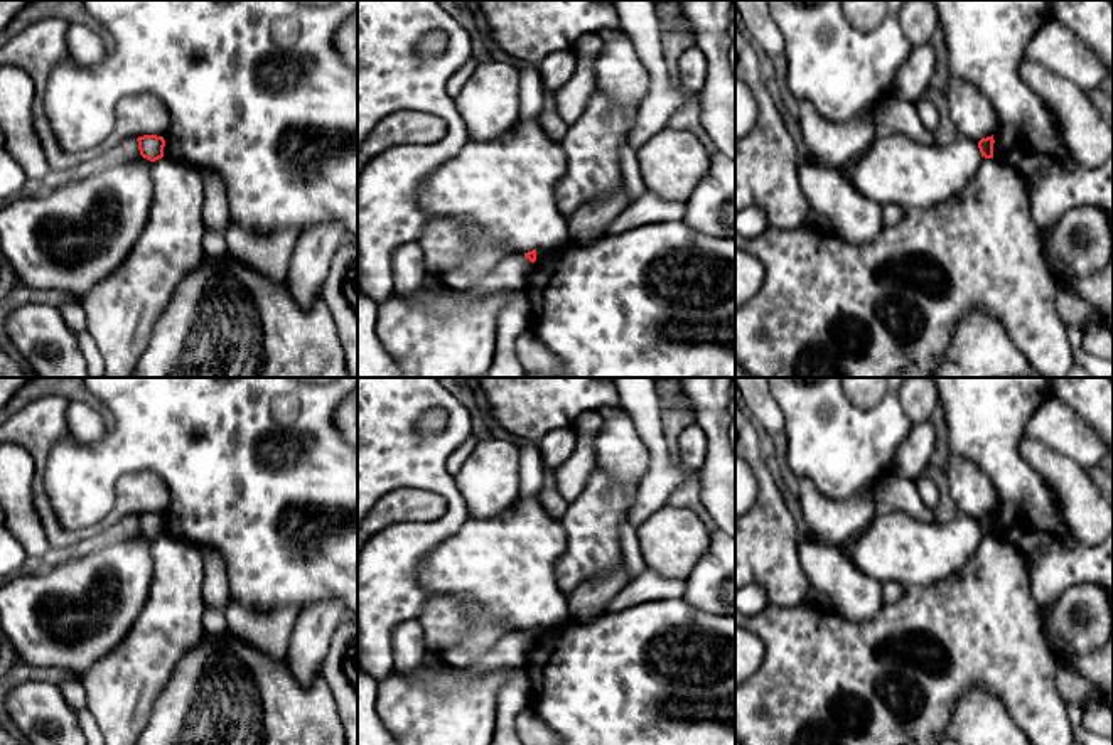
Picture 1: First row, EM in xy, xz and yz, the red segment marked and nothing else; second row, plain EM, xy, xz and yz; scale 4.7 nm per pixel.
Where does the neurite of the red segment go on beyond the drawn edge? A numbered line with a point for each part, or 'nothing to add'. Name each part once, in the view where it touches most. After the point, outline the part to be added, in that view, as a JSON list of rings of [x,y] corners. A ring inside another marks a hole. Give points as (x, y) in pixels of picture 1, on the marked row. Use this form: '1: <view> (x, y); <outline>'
nothing to add

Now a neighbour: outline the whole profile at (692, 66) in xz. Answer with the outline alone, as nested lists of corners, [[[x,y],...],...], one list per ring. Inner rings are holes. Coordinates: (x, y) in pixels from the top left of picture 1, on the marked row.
[[[696,44],[681,54],[678,72],[680,86],[696,96],[707,79],[707,56]]]

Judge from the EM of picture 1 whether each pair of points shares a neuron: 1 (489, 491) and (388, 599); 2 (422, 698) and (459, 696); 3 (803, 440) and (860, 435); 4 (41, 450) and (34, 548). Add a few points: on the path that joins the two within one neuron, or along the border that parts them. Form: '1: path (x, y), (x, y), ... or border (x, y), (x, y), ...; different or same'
1: border (454, 476), (454, 484), (469, 516); different
2: path (430, 698), (451, 698); same
3: path (817, 440), (847, 440); same
4: border (34, 472), (32, 504), (49, 545); different

